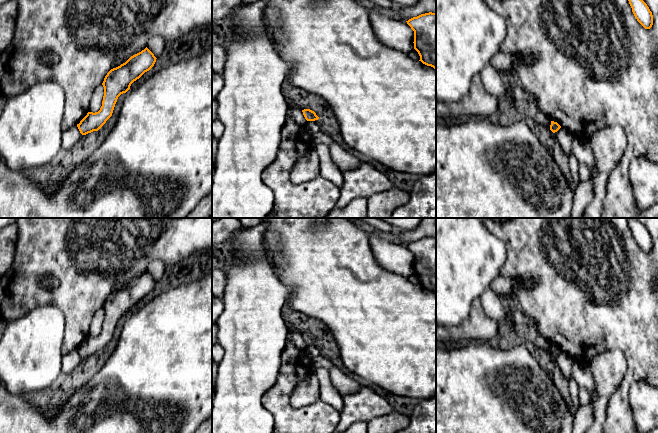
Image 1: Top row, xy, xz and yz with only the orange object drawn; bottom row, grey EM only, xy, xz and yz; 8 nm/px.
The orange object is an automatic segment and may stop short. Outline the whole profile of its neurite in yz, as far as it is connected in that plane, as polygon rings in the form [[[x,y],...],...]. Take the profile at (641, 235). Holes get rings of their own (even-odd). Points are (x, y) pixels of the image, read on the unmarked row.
[[[629,219],[628,225],[637,245],[645,253],[650,253],[653,249],[653,239],[647,228],[636,219]]]

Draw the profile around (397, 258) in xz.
[[[369,234],[369,242],[377,264],[390,272],[409,277],[414,273],[414,255],[403,244],[394,244],[377,234]]]

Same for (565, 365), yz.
[[[560,352],[557,356],[553,358],[559,370],[562,372],[563,376],[567,380],[573,378],[573,374],[572,374],[573,363],[570,360],[570,358],[564,352]]]

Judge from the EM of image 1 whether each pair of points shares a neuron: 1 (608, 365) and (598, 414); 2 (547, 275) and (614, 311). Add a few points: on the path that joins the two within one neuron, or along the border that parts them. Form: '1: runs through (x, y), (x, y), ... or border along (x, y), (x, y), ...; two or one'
1: runs through (607, 377), (600, 402); one
2: runs through (564, 281), (586, 303), (597, 307); one

